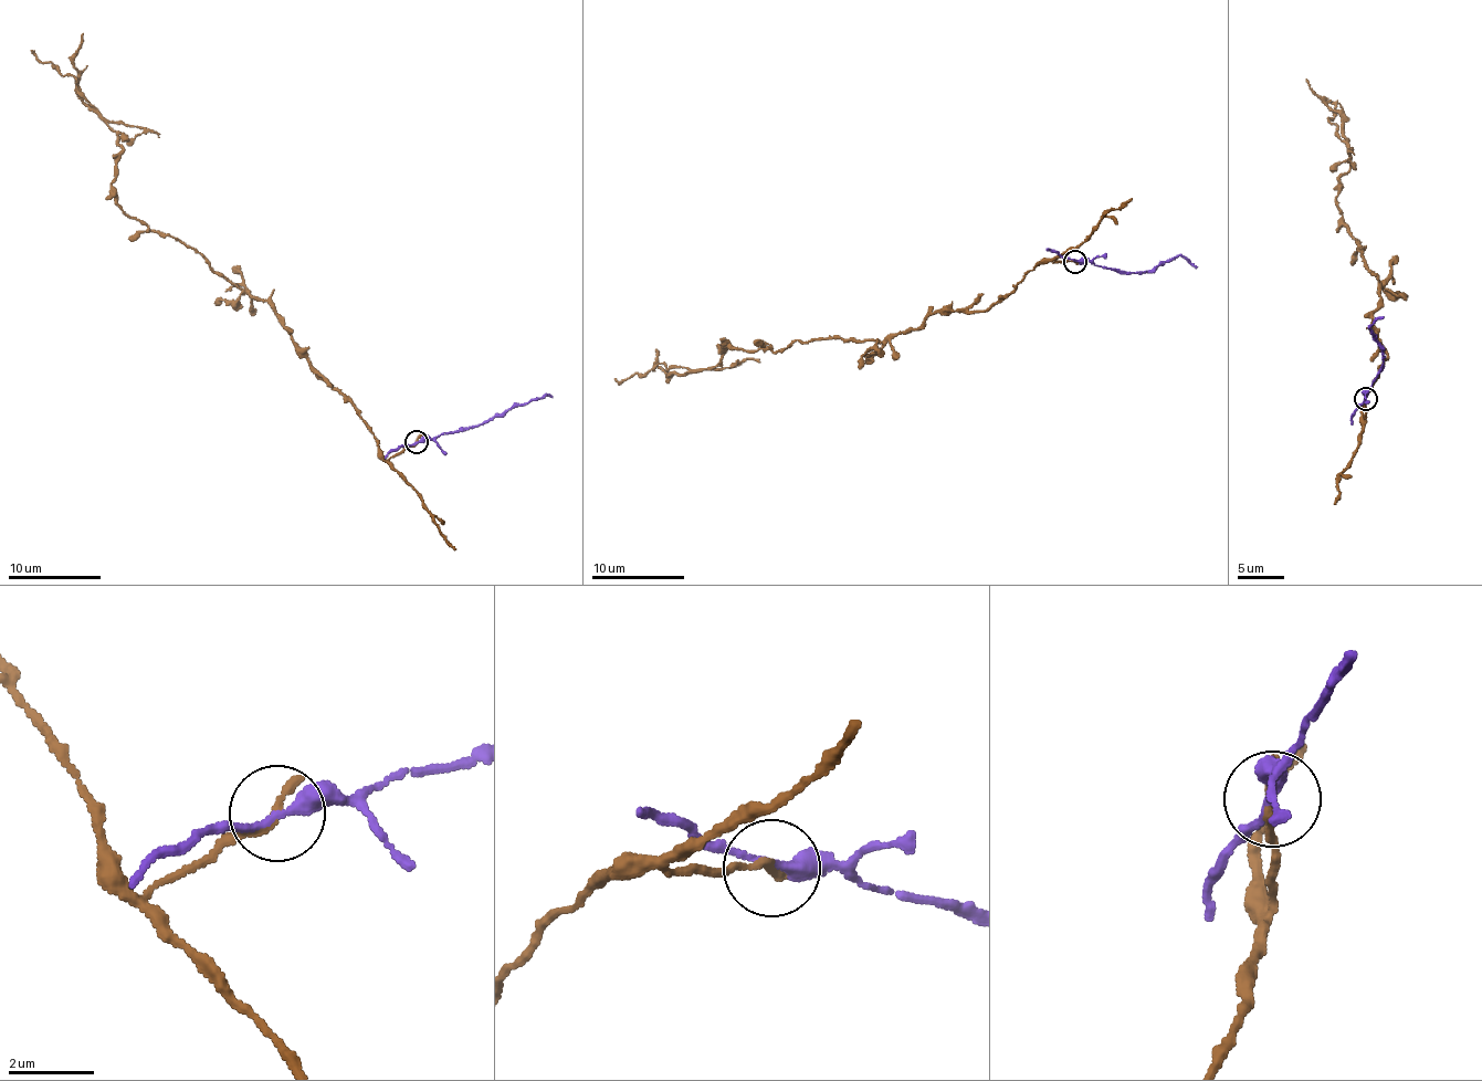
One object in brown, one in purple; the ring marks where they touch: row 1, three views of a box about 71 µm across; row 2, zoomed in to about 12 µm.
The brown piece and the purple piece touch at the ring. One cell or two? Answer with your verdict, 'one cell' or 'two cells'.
two cells

